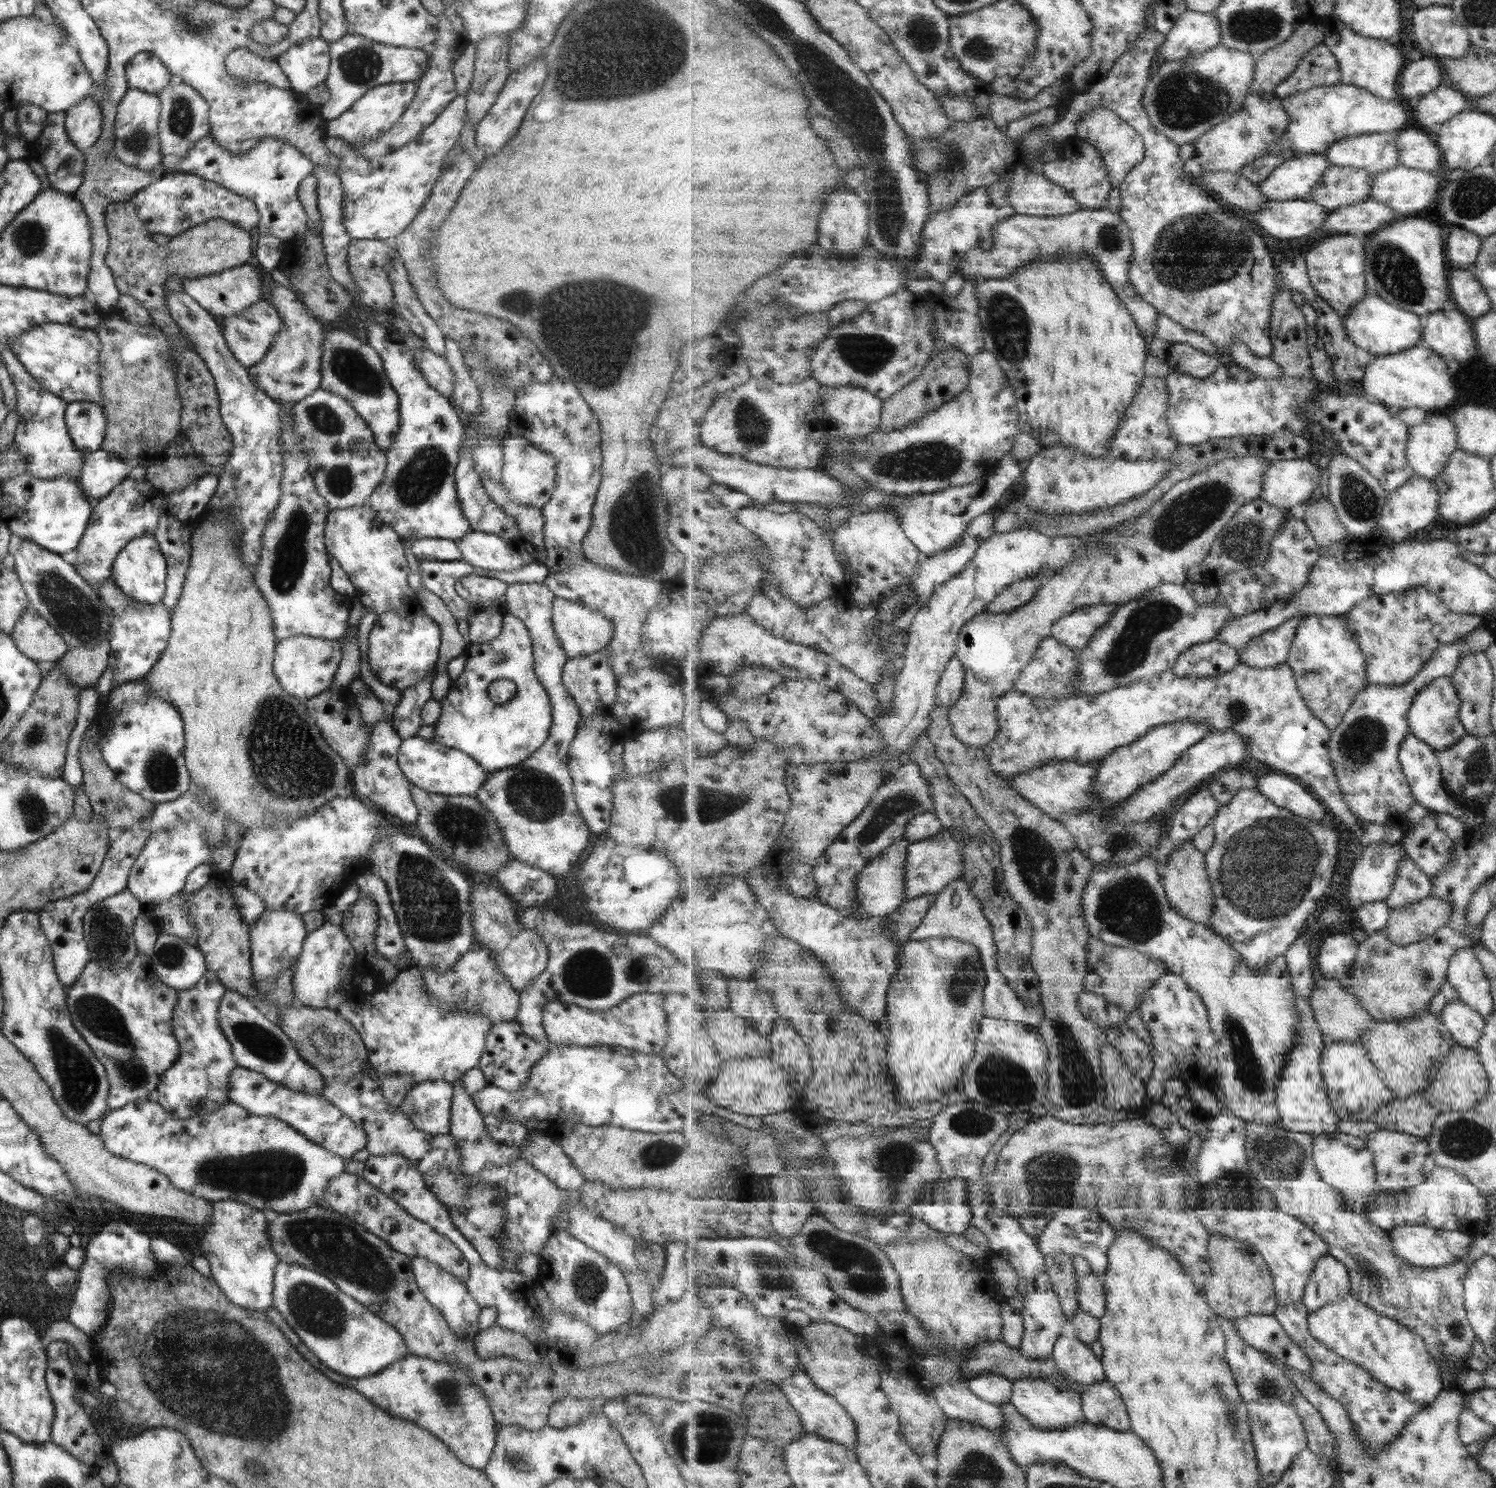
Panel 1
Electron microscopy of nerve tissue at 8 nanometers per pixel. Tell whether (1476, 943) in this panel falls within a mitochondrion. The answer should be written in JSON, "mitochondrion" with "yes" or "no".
{"mitochondrion":"no"}

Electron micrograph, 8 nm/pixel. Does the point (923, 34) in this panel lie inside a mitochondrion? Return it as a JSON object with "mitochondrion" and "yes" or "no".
{"mitochondrion":"yes"}

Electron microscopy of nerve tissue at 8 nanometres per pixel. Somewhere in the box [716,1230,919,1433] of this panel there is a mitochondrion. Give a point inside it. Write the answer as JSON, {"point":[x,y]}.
{"point":[770,1270]}

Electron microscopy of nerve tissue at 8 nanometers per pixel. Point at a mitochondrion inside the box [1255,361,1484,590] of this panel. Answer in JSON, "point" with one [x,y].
{"point":[1359,501]}

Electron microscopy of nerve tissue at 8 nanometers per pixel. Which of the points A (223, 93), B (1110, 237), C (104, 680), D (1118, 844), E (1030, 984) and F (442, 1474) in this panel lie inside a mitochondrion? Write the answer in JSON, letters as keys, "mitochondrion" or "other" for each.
{"A":"other","B":"mitochondrion","C":"other","D":"mitochondrion","E":"other","F":"other"}

